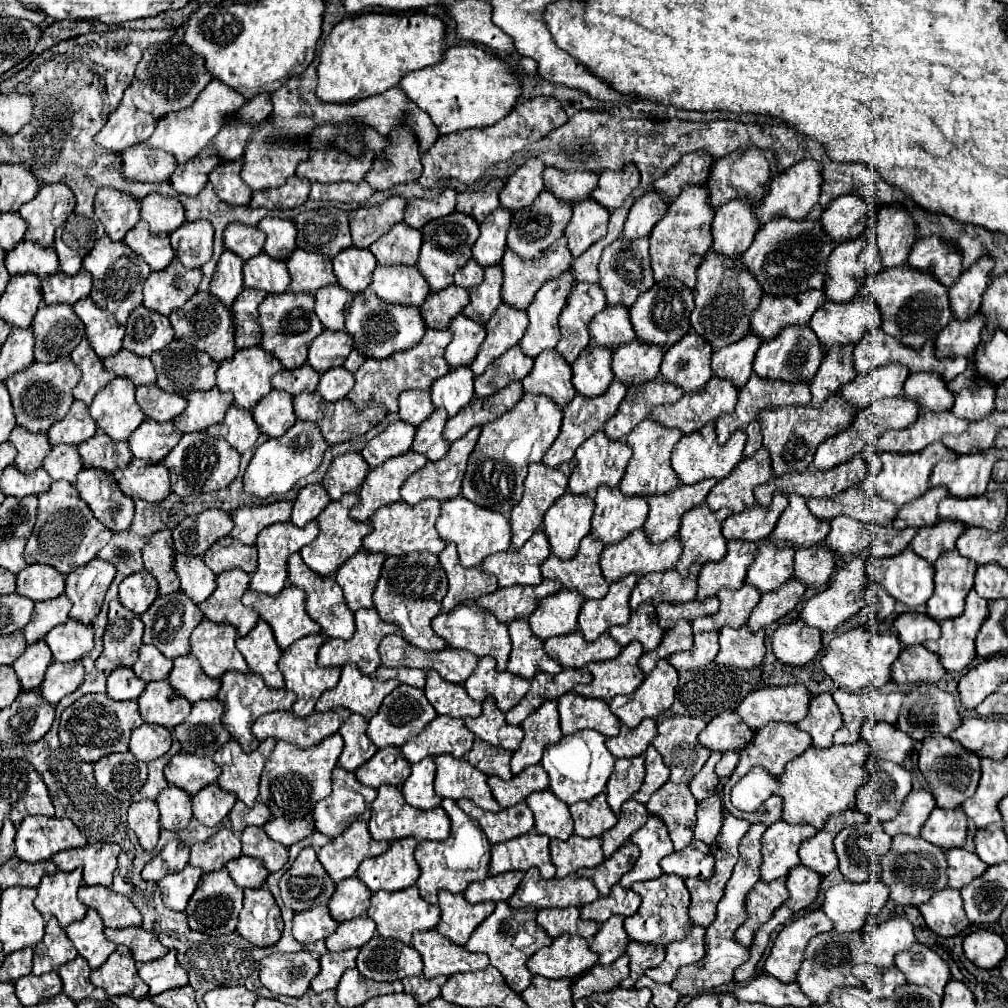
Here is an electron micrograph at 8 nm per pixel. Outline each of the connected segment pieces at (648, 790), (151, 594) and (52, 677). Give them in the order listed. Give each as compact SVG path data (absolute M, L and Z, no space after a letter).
M649 746L645 752L645 782L643 782L641 790L633 794L633 800L647 804L649 798L653 796L653 792L659 790L667 782L667 776L669 776L669 770L663 764L661 754L653 746Z
M147 570L127 576L119 586L119 602L133 614L143 614L153 604L155 598L157 582Z
M51 662L45 680L39 686L39 694L49 702L57 704L63 696L75 692L83 682L83 666L79 662Z

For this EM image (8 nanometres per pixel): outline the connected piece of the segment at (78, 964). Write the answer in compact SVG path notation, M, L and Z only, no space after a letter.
M77 956L75 960L71 960L59 968L59 976L63 980L63 992L73 1002L79 1002L83 998L89 998L89 1000L103 1000L105 998L105 990L95 988L89 982L89 974L91 974L89 964L81 956Z

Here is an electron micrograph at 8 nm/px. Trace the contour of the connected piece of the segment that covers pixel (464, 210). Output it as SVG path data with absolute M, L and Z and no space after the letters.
M495 178L491 180L491 194L481 190L473 190L473 192L461 192L457 194L457 212L461 214L469 214L473 216L479 224L483 222L483 218L493 212L499 206L499 192L503 190L505 182Z

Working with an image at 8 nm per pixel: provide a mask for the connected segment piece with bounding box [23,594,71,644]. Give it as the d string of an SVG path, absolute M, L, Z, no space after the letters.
M61 594L59 598L53 598L53 600L35 602L33 616L31 616L29 624L23 628L23 636L25 636L27 644L33 644L33 642L45 638L45 634L53 626L63 624L69 618L69 610L71 610L71 602L65 594Z

